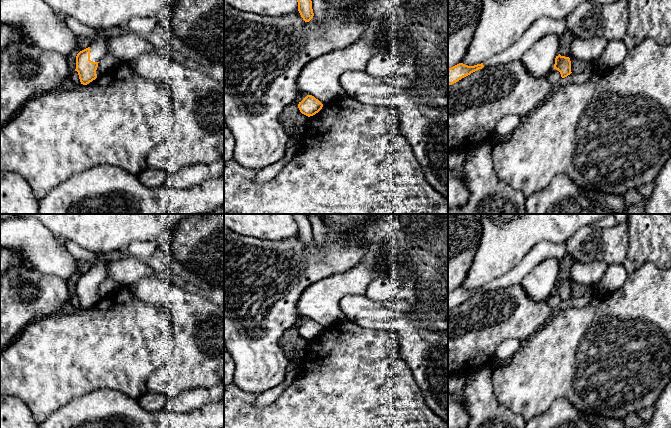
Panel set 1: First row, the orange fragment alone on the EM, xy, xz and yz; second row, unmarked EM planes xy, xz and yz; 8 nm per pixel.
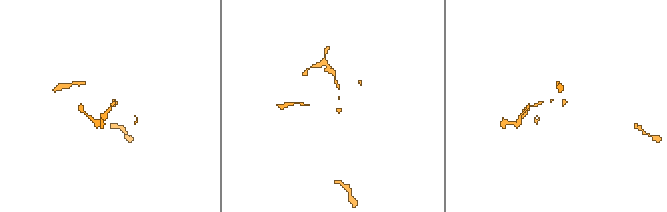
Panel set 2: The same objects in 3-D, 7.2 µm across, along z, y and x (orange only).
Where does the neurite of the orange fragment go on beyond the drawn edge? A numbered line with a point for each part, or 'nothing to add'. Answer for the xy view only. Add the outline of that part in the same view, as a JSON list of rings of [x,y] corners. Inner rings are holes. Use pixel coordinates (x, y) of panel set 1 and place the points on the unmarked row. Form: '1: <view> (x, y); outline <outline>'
1: xy (98, 270); outline [[[67,240],[64,246],[76,260],[83,260],[90,264],[90,284],[92,286],[99,286],[108,279],[109,260],[87,250],[74,241]]]

